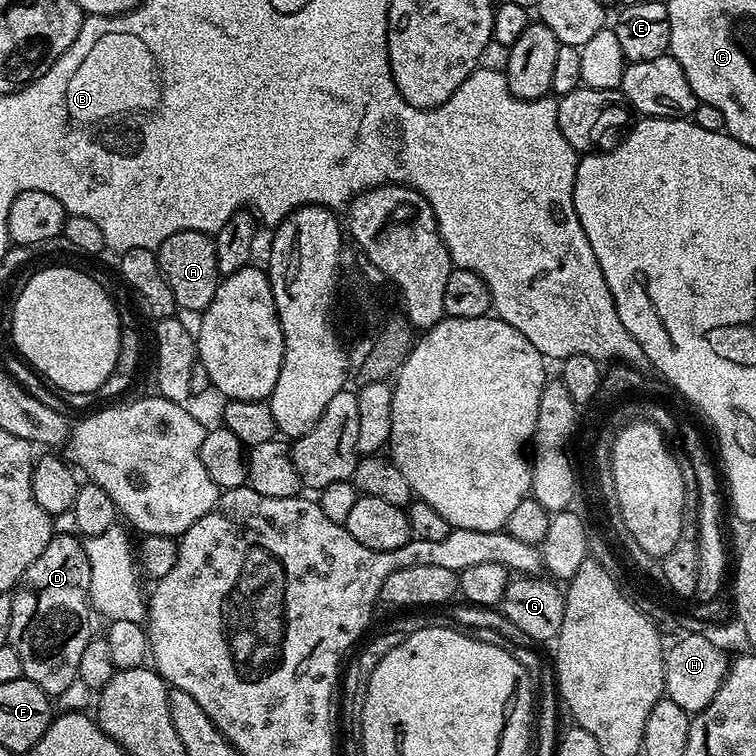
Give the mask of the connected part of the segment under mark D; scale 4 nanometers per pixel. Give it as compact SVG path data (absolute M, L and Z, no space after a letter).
M76 534L53 535L52 541L30 562L28 569L16 584L11 593L12 609L10 610L10 630L8 643L18 650L22 658L23 679L34 682L50 698L58 698L70 682L78 679L78 662L82 662L82 653L88 643L94 639L92 632L93 609L90 607L90 564L81 537Z

